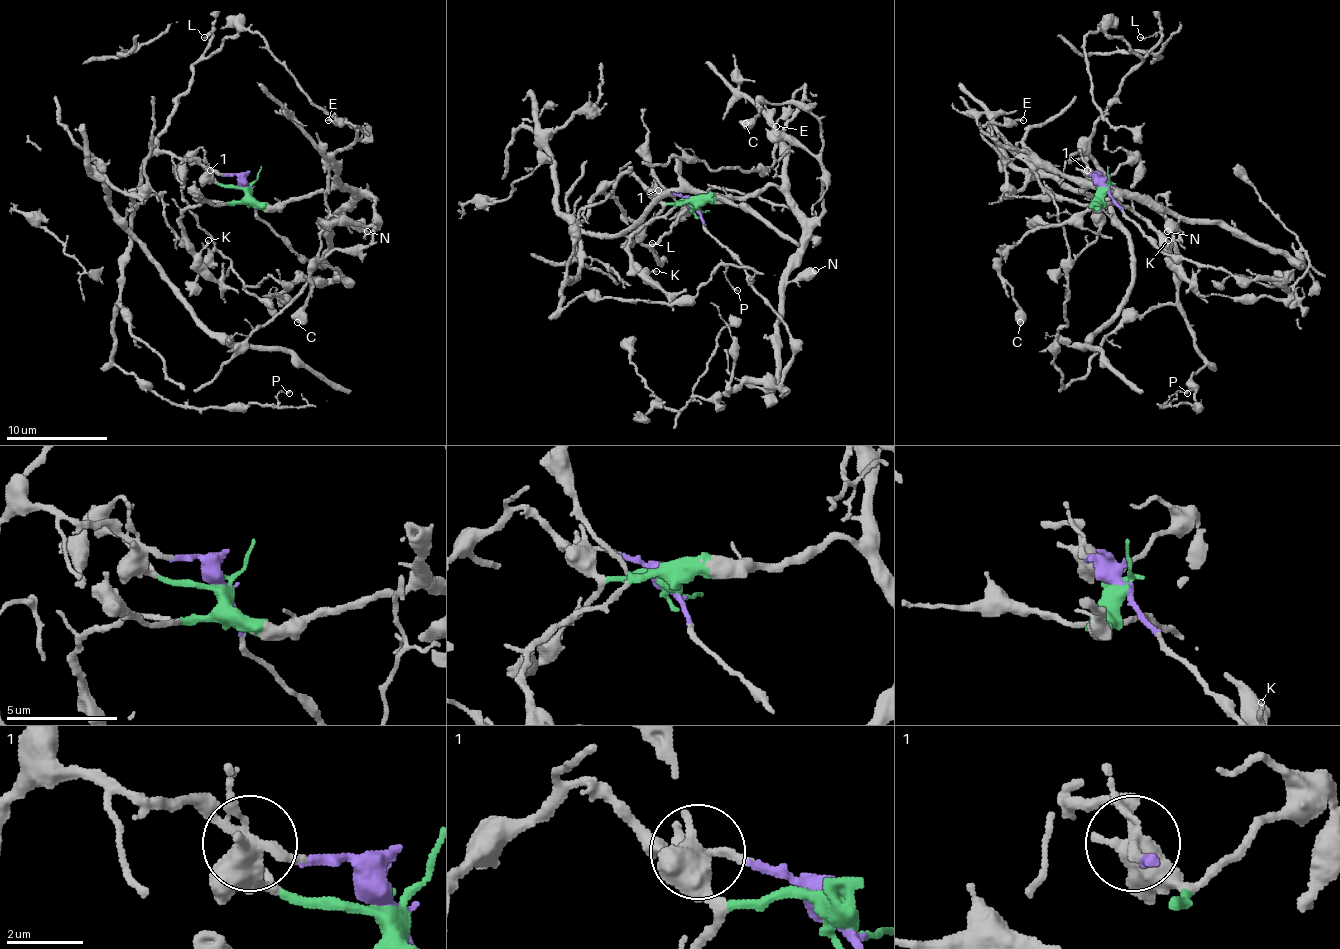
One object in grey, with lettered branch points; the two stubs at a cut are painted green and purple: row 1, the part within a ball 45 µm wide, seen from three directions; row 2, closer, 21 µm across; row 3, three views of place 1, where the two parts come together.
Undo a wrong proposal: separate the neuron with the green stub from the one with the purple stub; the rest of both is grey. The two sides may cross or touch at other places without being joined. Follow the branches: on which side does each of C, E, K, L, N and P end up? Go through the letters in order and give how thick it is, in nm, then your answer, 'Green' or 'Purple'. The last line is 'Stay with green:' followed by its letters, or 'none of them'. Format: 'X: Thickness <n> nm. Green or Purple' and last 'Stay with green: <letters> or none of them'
C: Thickness 700 nm. Green
E: Thickness 150 nm. Green
K: Thickness 150 nm. Green
L: Thickness 140 nm. Purple
N: Thickness 550 nm. Green
P: Thickness 140 nm. Purple
Stay with green: C, E, K, N

